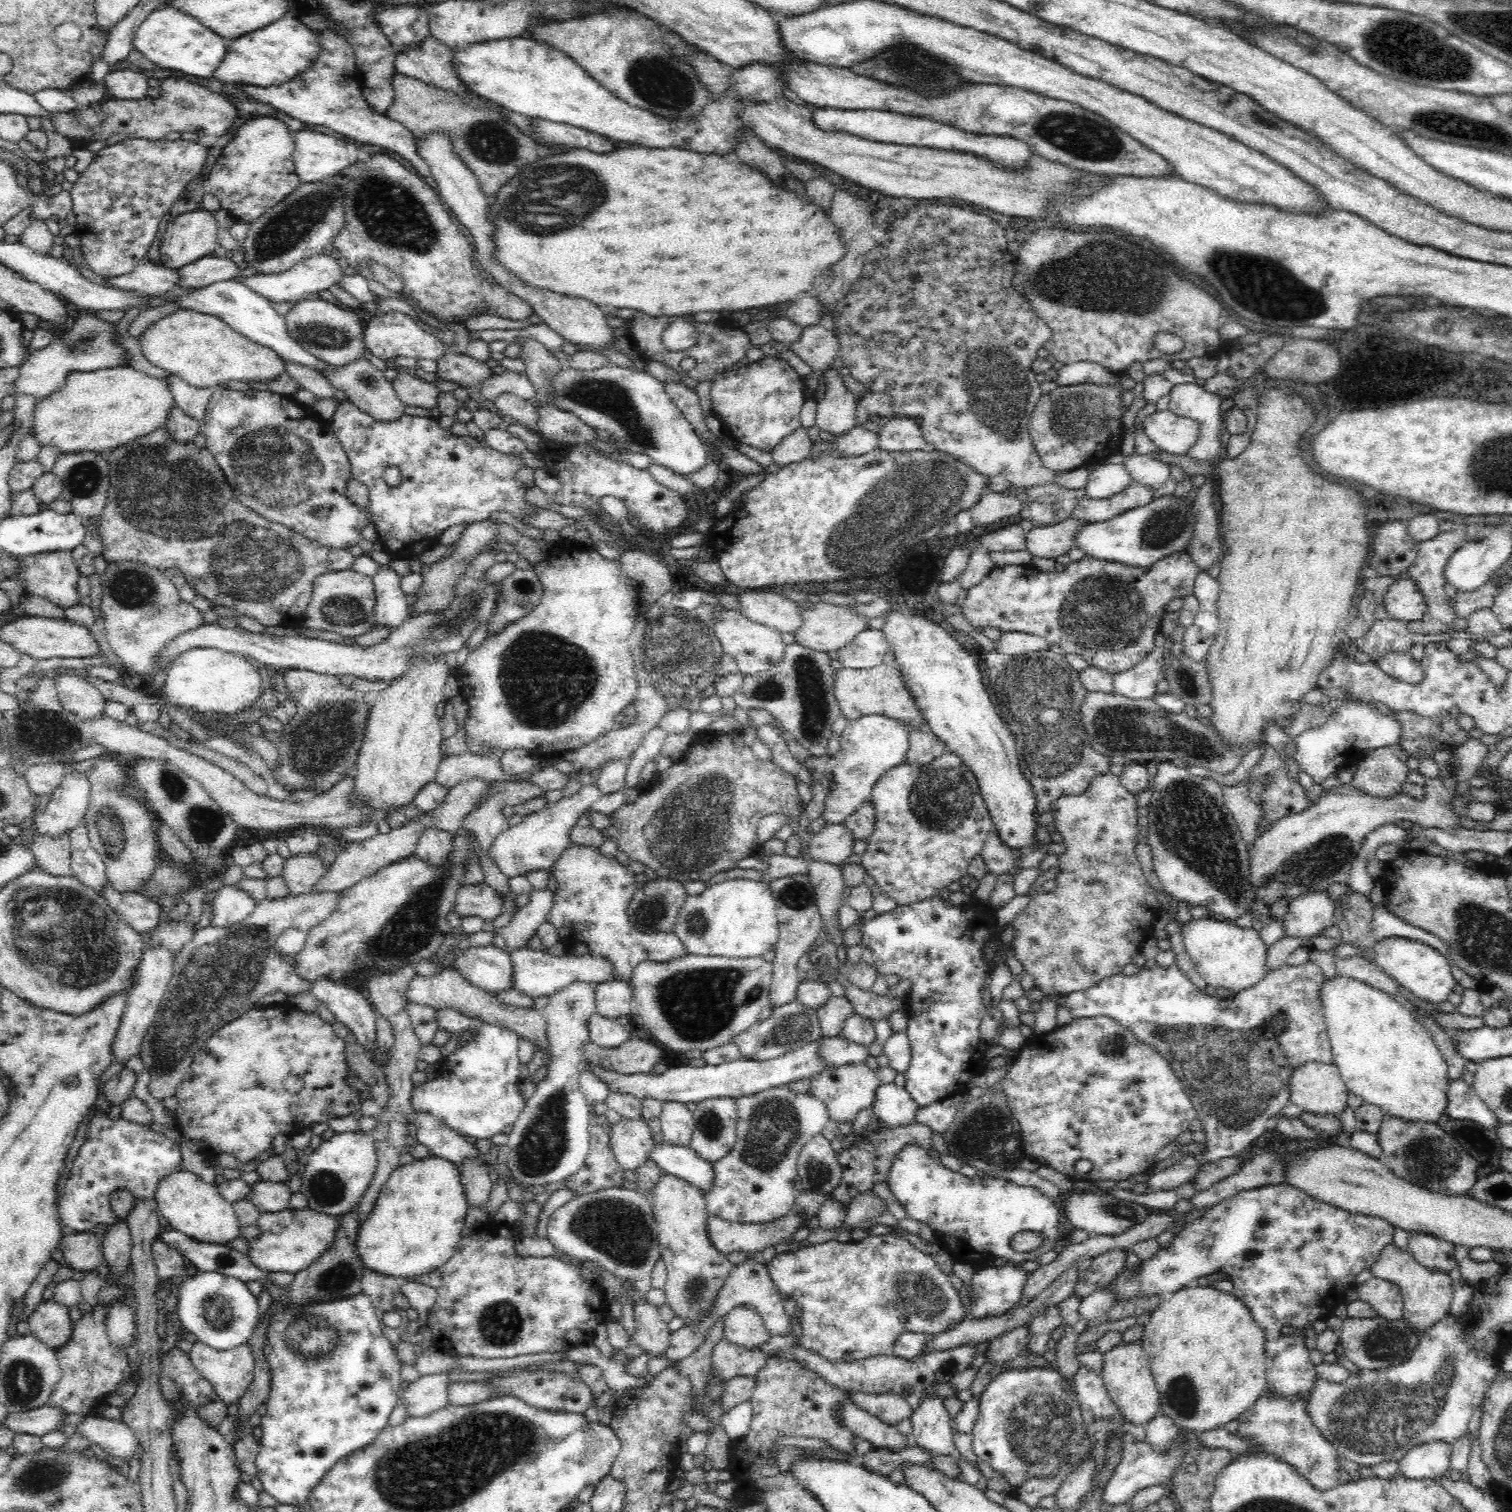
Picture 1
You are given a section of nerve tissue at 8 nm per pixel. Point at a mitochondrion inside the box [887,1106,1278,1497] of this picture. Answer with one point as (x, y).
(1038, 1428)

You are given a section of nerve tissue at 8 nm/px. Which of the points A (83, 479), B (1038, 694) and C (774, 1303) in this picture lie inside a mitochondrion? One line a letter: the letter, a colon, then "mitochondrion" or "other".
A: mitochondrion
B: mitochondrion
C: other

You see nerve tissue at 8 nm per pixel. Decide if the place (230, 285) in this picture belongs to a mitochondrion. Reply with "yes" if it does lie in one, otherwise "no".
no

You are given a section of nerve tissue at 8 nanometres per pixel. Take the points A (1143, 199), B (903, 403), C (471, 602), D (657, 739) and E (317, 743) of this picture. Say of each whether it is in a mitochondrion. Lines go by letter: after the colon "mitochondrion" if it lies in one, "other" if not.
A: other
B: other
C: mitochondrion
D: other
E: mitochondrion

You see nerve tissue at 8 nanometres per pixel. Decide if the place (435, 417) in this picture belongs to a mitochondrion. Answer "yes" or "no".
no

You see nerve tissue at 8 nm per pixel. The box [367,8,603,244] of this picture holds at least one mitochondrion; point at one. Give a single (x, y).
(491, 143)

